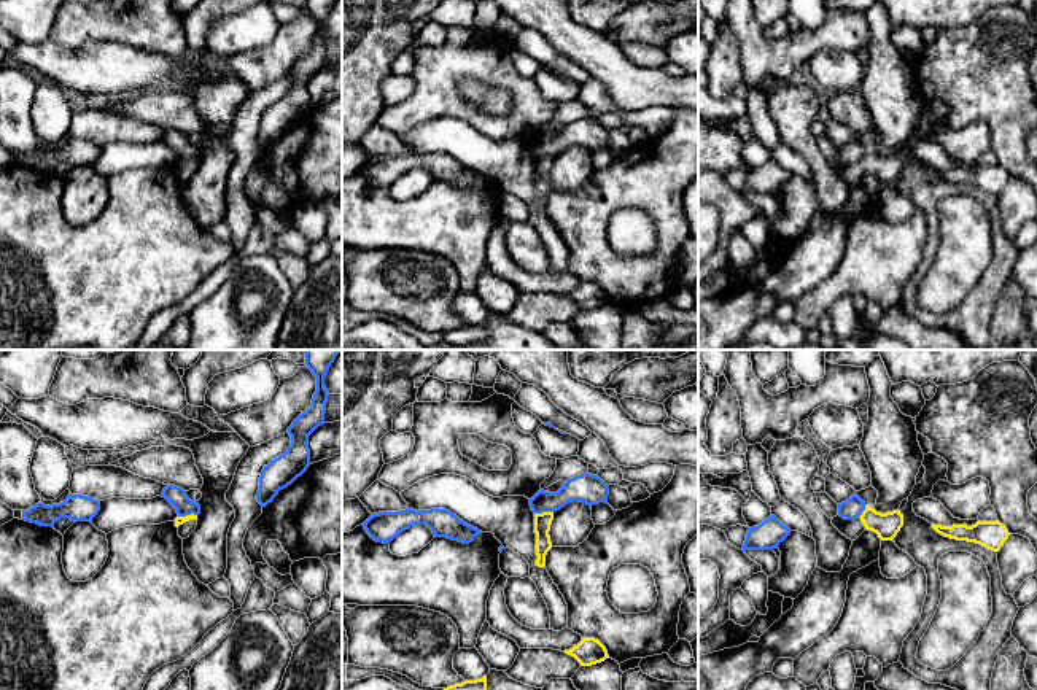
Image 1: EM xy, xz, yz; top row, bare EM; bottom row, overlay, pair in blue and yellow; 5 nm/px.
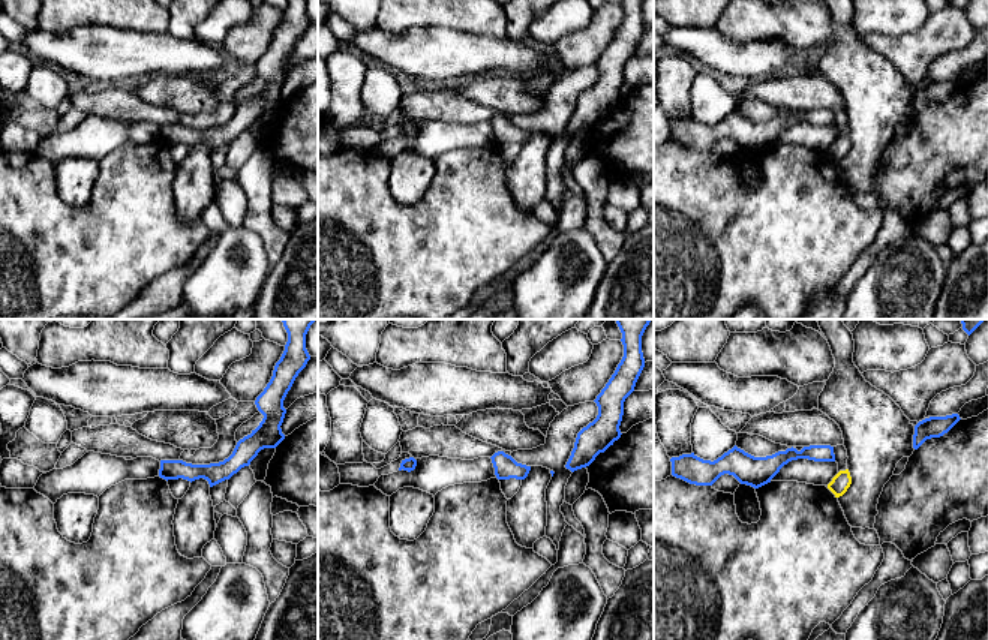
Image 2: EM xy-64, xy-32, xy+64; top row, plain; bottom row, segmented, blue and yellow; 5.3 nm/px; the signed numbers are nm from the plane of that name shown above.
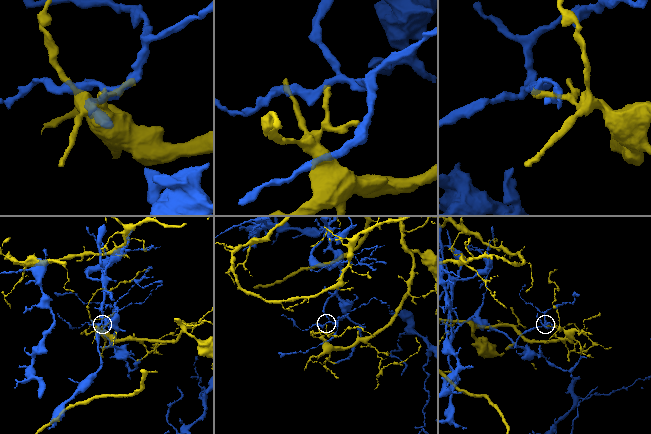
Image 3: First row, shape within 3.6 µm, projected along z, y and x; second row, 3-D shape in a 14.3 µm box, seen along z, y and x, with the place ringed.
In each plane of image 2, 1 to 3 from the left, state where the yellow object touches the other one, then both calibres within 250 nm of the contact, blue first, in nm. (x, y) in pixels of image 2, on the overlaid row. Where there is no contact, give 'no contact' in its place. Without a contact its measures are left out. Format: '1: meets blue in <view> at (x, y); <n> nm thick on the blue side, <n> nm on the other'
1: no contact
2: no contact
3: no contact

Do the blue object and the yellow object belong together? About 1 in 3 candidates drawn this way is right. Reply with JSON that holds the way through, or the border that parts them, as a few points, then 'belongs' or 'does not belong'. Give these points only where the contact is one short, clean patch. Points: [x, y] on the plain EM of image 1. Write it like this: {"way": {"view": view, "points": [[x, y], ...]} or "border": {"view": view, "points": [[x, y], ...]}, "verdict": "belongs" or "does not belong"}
{"border": {"view": "xy", "points": [[196, 158], [178, 161]]}, "verdict": "does not belong"}

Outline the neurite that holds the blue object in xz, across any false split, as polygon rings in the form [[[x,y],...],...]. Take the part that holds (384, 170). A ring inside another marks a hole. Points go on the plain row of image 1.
[[[407,151],[398,156],[379,156],[363,167],[366,176],[383,188],[390,188],[399,176],[414,169],[426,169],[434,181],[447,181],[463,188],[469,188],[482,178],[447,153],[414,154]]]

